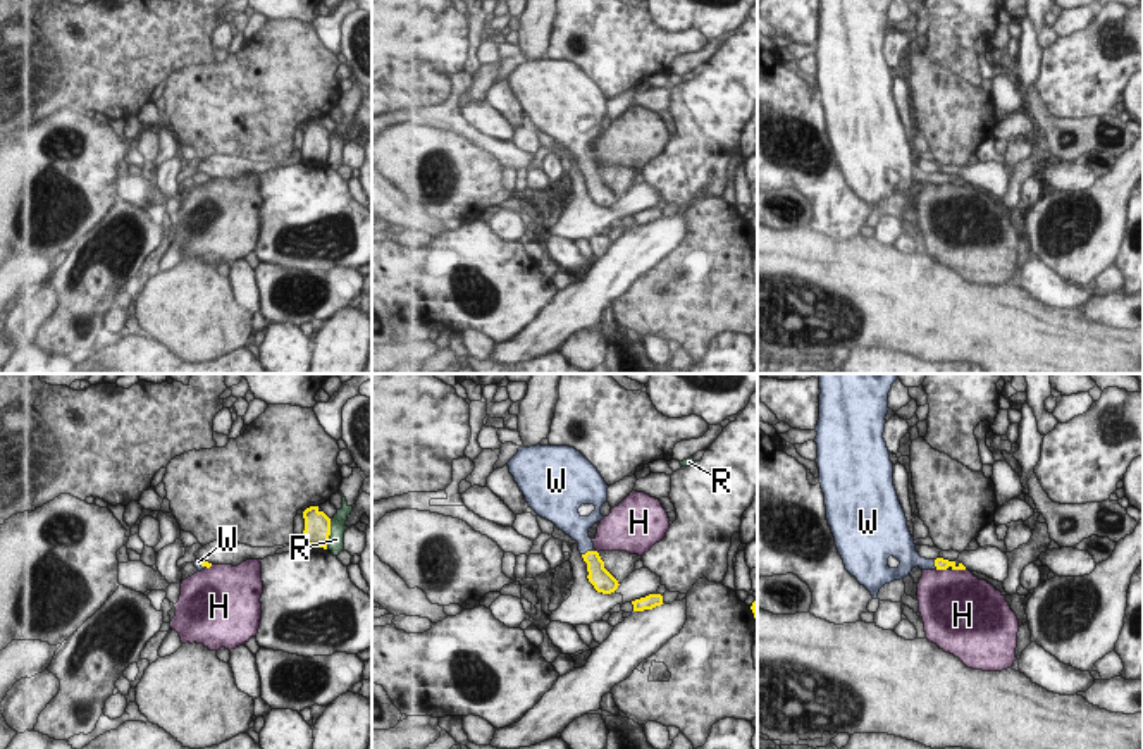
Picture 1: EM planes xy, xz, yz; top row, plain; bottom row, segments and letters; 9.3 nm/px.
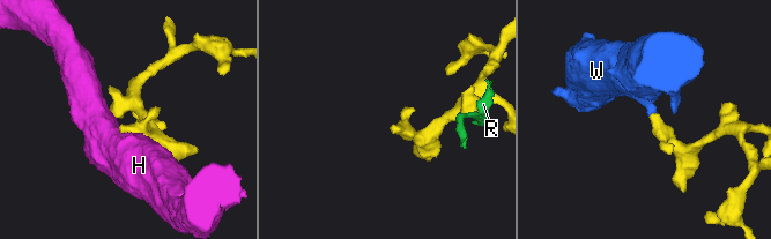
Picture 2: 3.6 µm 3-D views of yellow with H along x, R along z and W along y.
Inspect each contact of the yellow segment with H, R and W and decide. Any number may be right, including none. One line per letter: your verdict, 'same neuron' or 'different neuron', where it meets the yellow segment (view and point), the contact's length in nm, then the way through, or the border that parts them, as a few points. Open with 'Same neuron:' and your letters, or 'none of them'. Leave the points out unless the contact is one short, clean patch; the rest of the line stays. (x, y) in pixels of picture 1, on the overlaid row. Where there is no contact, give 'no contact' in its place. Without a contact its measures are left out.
Same neuron: W
H: different neuron | yz (959, 569) | 130 nm | along yz (952, 569), (964, 570)
R: different neuron | xy (329, 534) | 300 nm | along xy (331, 519), (331, 534), (326, 548)
W: same neuron | xz (587, 551) | 140 nm | across xz (598, 575), (587, 551), (577, 527)

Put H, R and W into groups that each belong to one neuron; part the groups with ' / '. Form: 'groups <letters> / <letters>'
groups H / R / W

